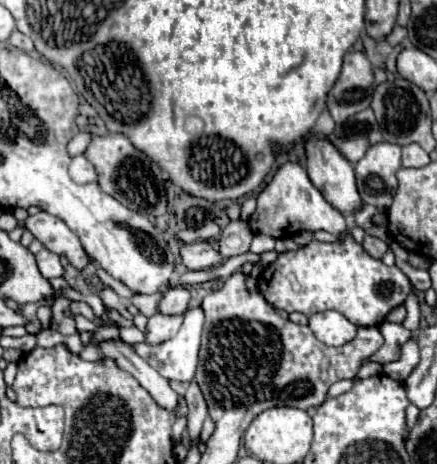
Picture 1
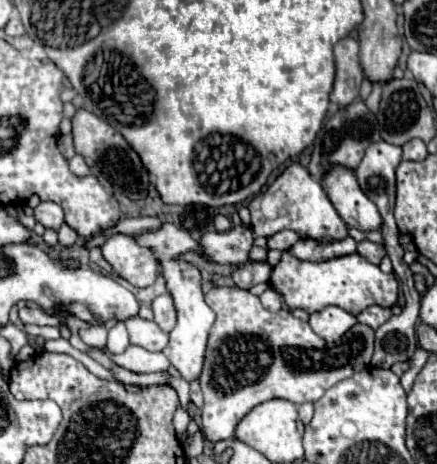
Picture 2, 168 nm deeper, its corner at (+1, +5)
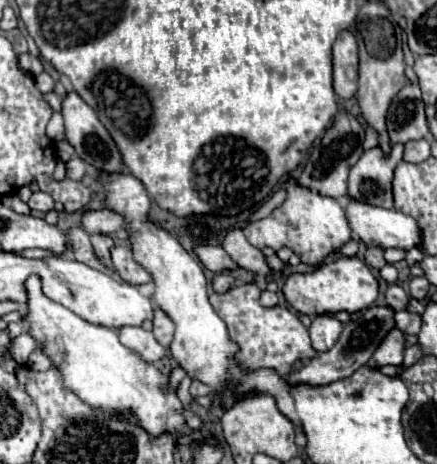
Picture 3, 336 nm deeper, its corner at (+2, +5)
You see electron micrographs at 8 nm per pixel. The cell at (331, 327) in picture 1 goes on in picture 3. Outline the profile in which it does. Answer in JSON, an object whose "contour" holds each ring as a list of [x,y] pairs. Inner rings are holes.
{"contour":[[[317,315],[309,327],[311,331],[311,343],[317,351],[327,351],[335,345],[343,331],[343,323],[337,321],[331,315]]]}

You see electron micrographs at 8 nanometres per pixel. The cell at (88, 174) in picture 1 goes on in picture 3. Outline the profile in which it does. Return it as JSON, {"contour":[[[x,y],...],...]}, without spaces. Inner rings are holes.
{"contour":[[[73,155],[67,161],[67,177],[69,179],[77,179],[77,181],[81,181],[85,177],[85,163],[77,155]]]}

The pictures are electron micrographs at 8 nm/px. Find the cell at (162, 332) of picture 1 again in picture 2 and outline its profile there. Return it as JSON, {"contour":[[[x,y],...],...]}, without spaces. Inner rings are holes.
{"contour":[[[130,317],[126,321],[130,343],[144,347],[146,351],[162,351],[168,343],[168,335],[154,323],[140,317]]]}

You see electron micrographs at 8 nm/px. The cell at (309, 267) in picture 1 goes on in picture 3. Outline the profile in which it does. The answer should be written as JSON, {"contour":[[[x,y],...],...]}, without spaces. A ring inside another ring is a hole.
{"contour":[[[337,257],[325,261],[311,273],[291,273],[283,285],[283,295],[287,303],[309,317],[317,317],[321,313],[355,313],[361,309],[369,309],[379,295],[379,281],[373,271],[357,257]]]}

